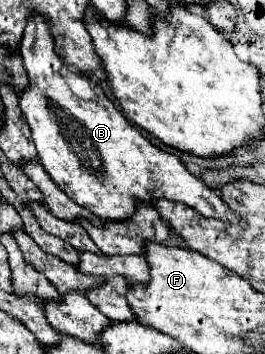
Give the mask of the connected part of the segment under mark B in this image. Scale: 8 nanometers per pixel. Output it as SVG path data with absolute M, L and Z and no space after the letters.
M29 17L19 53L25 61L29 85L17 91L17 95L21 111L31 127L39 163L75 203L87 207L101 219L117 221L133 215L137 199L151 201L155 197L167 197L191 205L205 217L235 221L231 209L219 195L197 175L187 171L177 155L153 145L133 127L105 97L99 85L93 87L93 99L81 99L71 91L63 77L65 65L53 51L53 37L43 17Z

